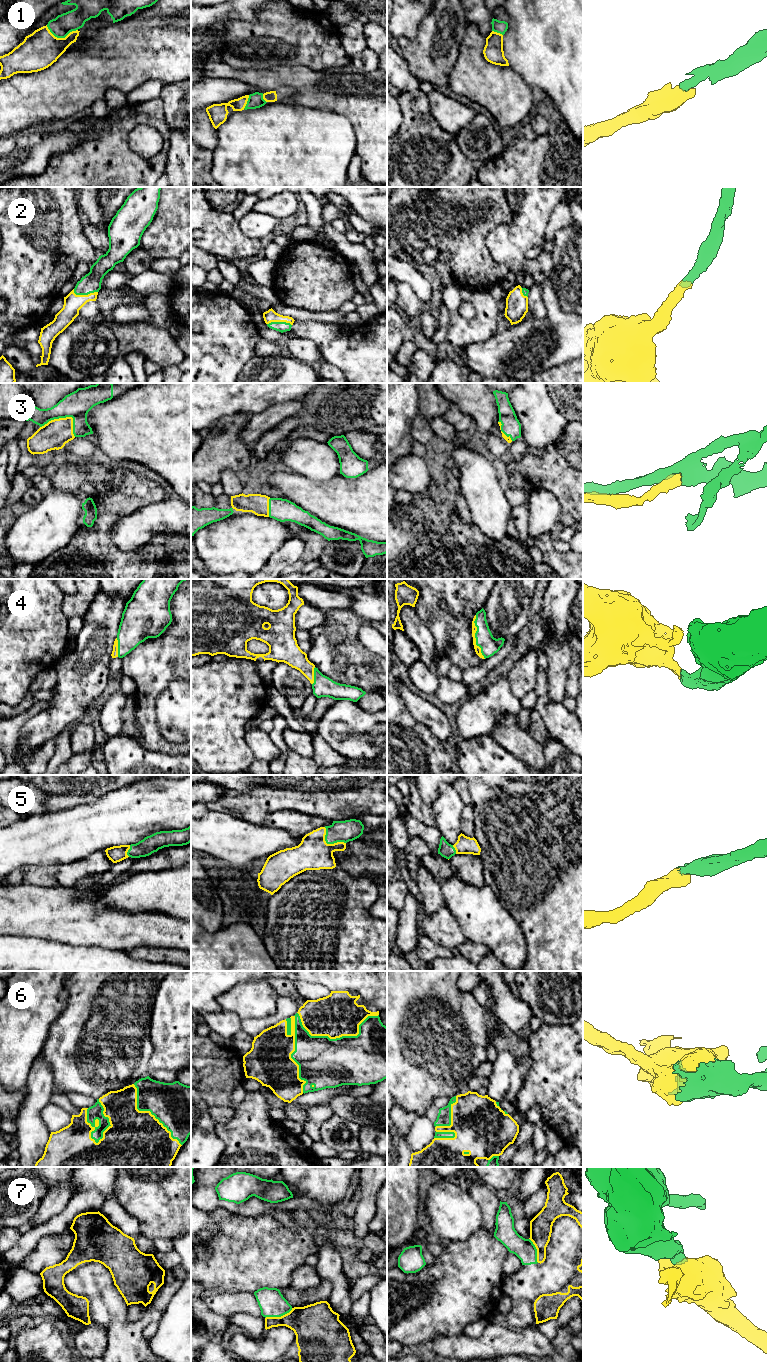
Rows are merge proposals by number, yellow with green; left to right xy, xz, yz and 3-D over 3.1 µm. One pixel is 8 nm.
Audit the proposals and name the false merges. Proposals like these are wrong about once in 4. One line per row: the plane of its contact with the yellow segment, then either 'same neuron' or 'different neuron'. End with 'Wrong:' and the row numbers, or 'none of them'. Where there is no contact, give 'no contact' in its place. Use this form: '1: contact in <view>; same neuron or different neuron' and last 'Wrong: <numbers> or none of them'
1: contact in xy; same neuron
2: contact in xy; same neuron
3: contact in xy; same neuron
4: contact in yz; same neuron
5: contact in xz; same neuron
6: contact in xy; same neuron
7: contact in xz; different neuron
Wrong: 7

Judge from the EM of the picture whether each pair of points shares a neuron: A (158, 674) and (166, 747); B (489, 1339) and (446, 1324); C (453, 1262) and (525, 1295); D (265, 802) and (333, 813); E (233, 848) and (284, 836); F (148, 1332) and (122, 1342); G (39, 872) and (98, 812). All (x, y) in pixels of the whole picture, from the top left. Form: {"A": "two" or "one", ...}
{"A": "one", "B": "two", "C": "two", "D": "one", "E": "one", "F": "two", "G": "two"}

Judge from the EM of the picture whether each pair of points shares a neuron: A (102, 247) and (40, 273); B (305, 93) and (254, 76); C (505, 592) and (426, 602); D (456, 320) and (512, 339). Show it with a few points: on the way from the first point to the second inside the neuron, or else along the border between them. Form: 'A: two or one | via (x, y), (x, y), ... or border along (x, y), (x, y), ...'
A: two | border along (84, 228), (86, 238), (99, 255)
B: one | via (292, 80), (290, 78), (267, 78)
C: two | border along (493, 589), (487, 602), (482, 607)
D: two | border along (497, 333), (482, 342), (475, 343)

